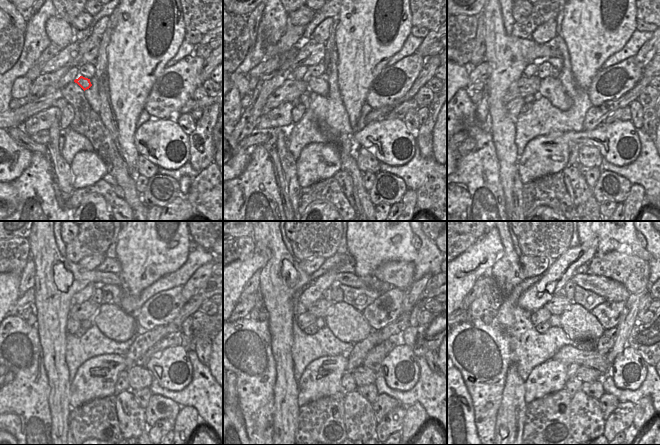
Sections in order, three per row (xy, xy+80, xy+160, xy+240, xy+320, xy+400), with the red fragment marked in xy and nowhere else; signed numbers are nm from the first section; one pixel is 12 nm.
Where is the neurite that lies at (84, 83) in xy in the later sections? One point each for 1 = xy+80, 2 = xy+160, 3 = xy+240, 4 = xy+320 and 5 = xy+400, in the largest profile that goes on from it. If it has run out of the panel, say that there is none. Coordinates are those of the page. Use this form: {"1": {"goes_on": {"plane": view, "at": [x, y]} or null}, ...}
{"1": {"goes_on": {"plane": "xy+80", "at": [319, 85]}}, "2": {"goes_on": {"plane": "xy+160", "at": [551, 88]}}, "3": {"goes_on": {"plane": "xy+240", "at": [112, 320]}}, "4": {"goes_on": {"plane": "xy+320", "at": [348, 325]}}, "5": {"goes_on": {"plane": "xy+400", "at": [579, 325]}}}

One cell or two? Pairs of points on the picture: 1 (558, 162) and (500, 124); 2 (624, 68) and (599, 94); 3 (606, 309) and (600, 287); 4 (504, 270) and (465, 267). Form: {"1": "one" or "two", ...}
{"1": "two", "2": "one", "3": "two", "4": "two"}

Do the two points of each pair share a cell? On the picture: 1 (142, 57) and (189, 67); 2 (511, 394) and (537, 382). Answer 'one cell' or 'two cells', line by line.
1: two cells
2: two cells

